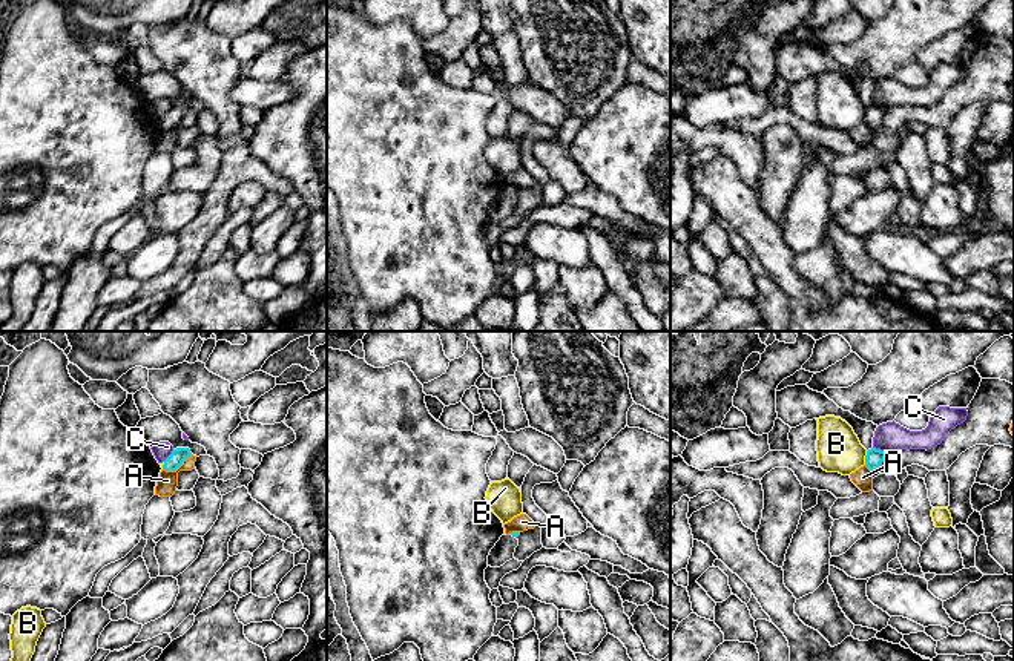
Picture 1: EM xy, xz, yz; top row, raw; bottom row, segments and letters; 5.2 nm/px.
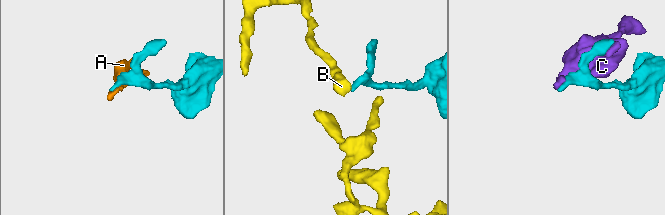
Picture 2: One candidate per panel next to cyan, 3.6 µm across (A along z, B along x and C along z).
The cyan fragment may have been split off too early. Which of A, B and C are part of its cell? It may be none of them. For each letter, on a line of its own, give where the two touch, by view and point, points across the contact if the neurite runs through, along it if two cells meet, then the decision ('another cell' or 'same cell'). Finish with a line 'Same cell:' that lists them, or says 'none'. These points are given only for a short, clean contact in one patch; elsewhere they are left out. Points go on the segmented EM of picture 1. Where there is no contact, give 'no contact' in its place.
A: xy (177, 468) | along xy (192, 454), (175, 470), (163, 470) | another cell
B: yz (865, 457) | along yz (867, 451), (864, 463) | another cell
C: yz (879, 450) | another cell
Same cell: none

